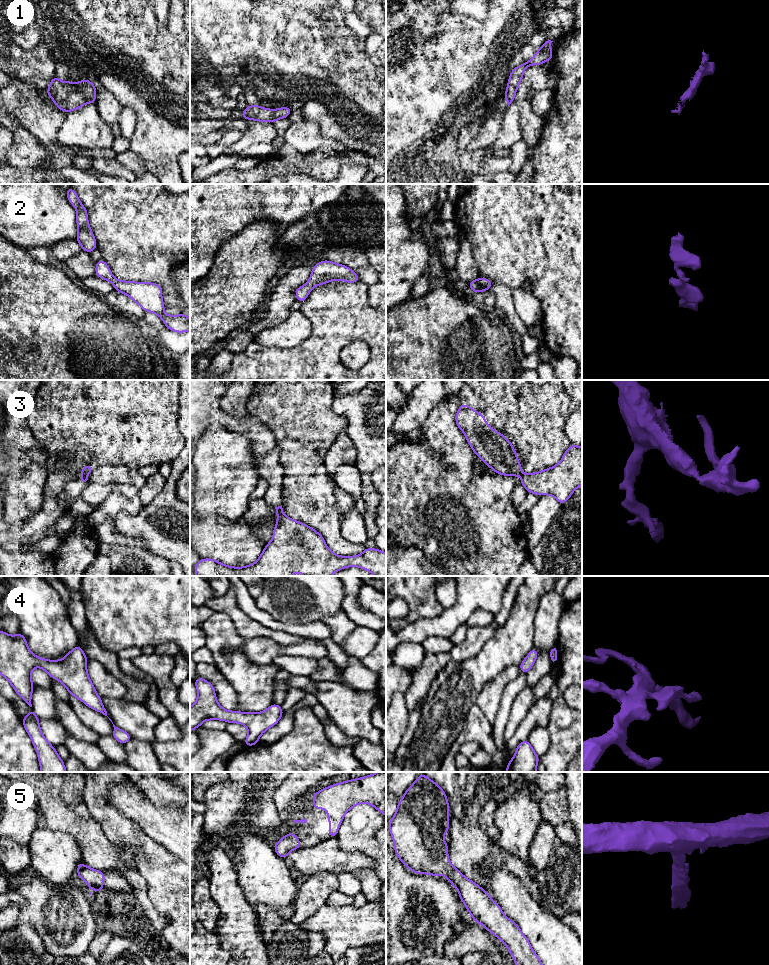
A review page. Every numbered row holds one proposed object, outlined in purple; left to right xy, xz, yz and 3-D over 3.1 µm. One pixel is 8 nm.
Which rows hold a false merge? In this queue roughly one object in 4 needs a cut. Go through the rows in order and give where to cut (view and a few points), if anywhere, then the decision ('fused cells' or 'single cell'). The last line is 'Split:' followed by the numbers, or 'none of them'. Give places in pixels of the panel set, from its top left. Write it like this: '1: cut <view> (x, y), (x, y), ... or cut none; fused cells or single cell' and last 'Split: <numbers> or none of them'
1: cut none; single cell
2: cut none; single cell
3: cut xy (83, 476), (80, 478); fused cells
4: cut none; single cell
5: cut none; single cell
Split: 3

